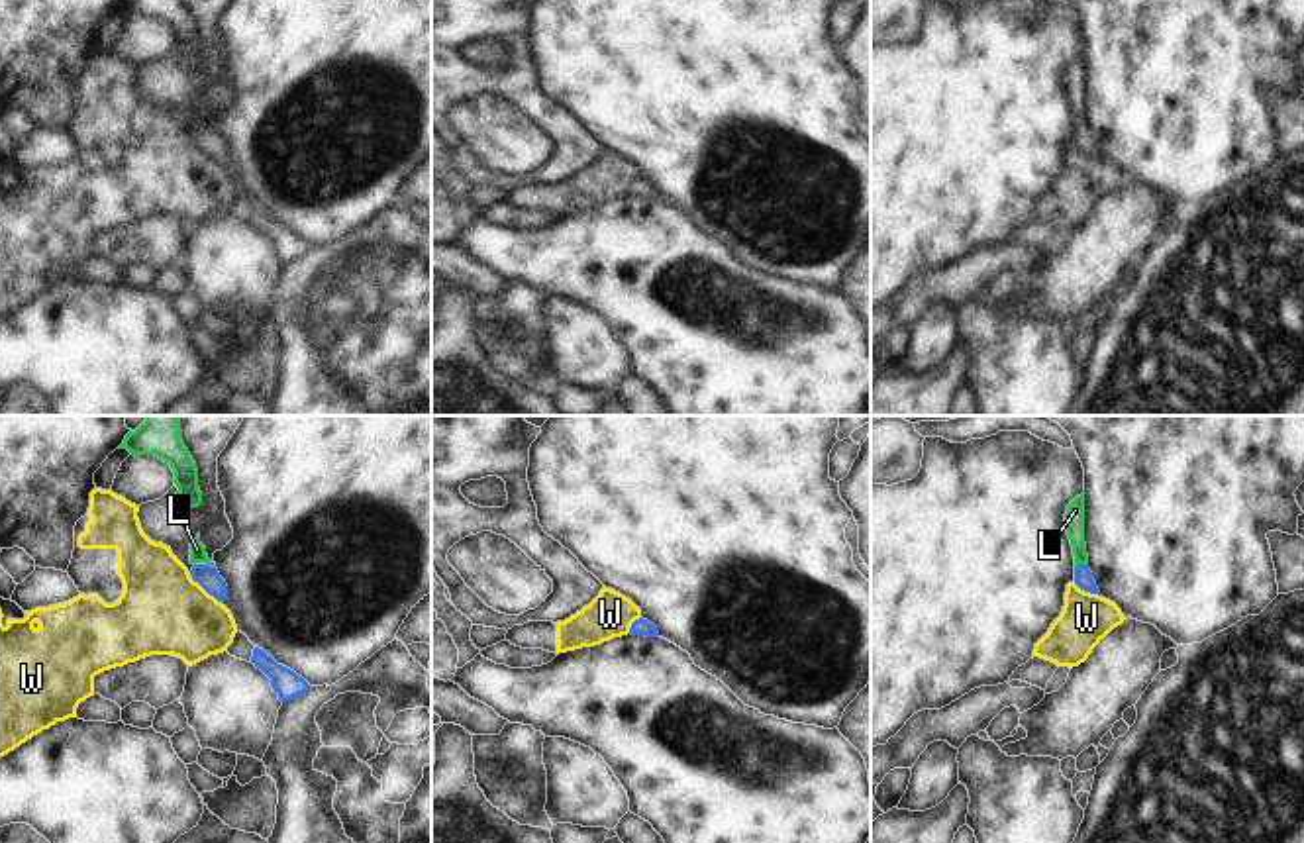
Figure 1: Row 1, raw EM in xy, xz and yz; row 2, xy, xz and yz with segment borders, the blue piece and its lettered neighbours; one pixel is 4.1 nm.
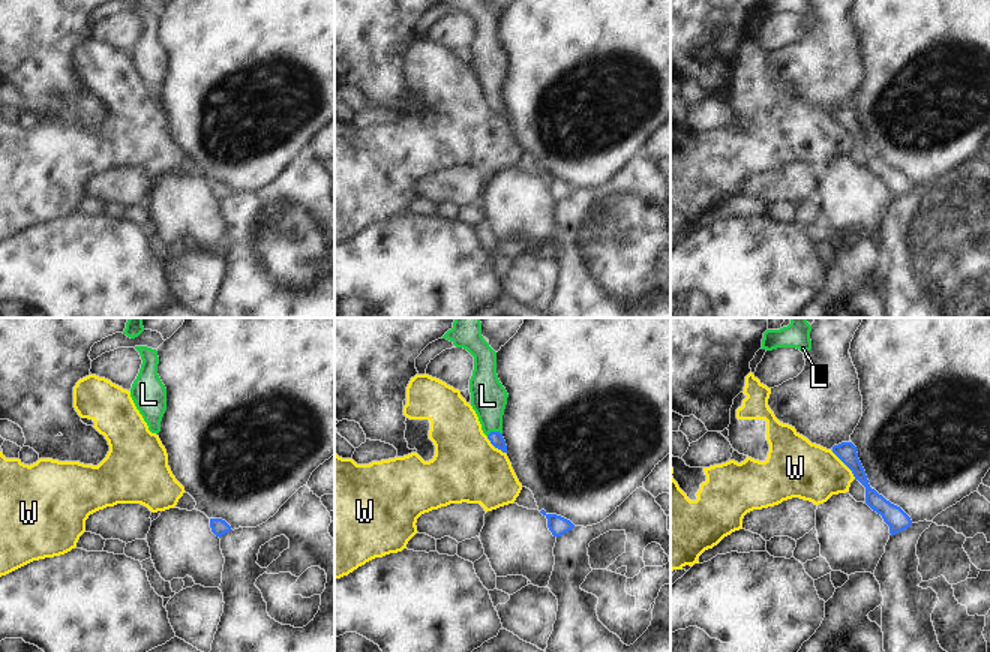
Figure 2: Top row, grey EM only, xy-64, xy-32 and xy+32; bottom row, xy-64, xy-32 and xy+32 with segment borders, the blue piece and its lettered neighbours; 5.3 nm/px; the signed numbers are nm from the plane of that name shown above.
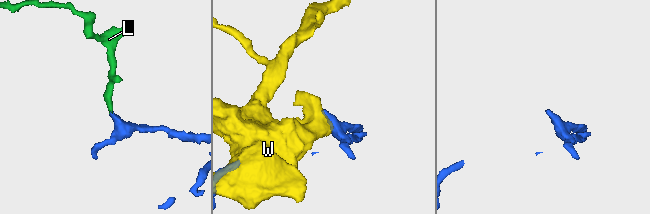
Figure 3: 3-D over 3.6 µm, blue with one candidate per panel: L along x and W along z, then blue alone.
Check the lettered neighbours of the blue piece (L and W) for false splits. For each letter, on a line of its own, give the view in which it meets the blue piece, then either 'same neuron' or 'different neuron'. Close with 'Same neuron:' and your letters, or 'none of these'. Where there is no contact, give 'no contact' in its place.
L: yz | same neuron
W: xy | different neuron
Same neuron: L

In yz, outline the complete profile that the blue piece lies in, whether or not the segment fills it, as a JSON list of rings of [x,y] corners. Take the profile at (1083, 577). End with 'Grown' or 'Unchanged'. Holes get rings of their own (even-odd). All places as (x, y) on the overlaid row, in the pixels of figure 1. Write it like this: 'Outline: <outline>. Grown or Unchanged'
Outline: [[[1084,492],[1067,506],[1065,525],[1075,555],[1075,584],[1084,592],[1100,596],[1092,572],[1086,565],[1088,555],[1084,543]]]. Grown

